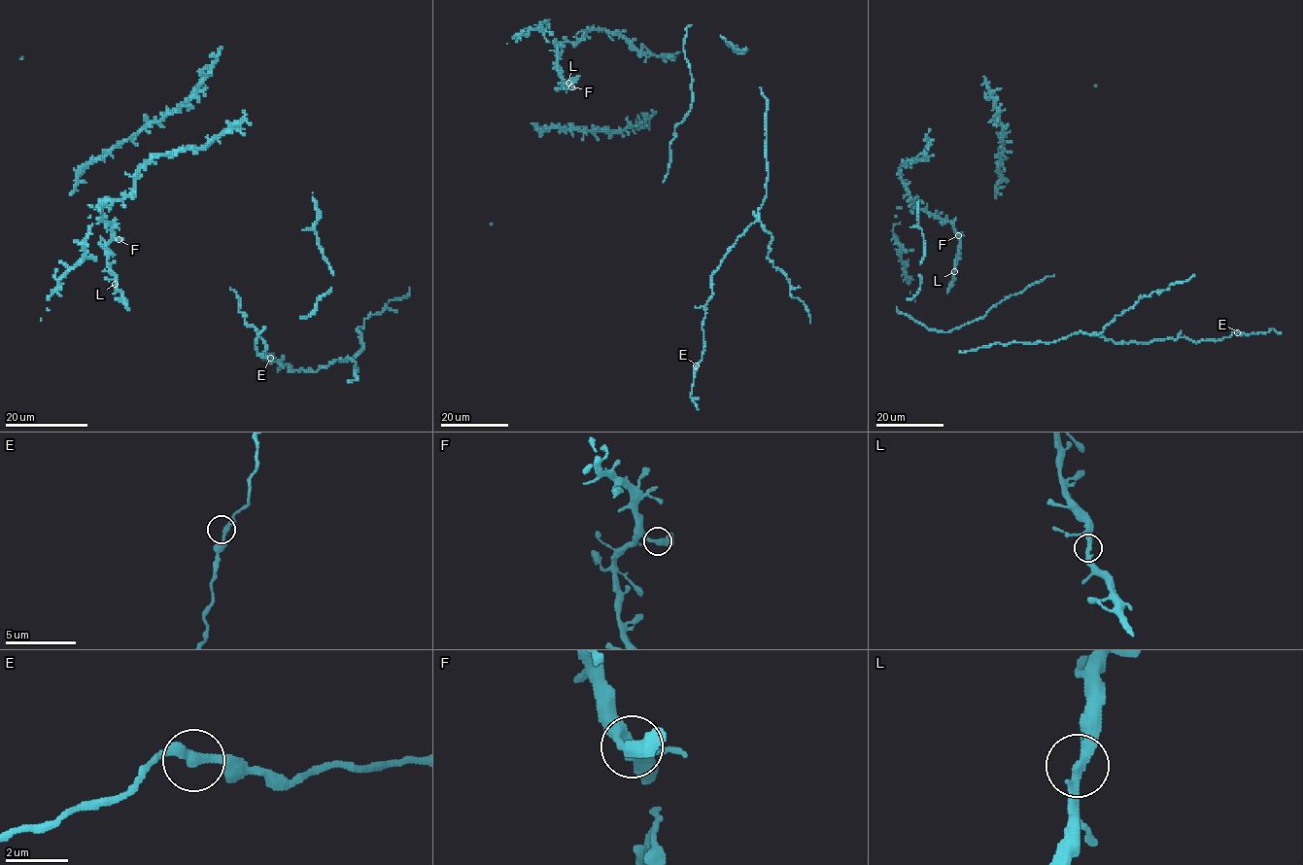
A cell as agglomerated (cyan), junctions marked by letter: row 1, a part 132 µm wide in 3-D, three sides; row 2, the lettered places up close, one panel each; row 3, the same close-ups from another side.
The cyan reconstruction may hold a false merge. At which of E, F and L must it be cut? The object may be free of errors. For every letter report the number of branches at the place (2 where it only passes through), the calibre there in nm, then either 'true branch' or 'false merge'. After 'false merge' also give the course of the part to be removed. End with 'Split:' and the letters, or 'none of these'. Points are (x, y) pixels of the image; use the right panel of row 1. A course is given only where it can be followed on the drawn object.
E: 2 branches meet; 300 nm thick; true branch
F: 2 branches meet; 320 nm thick; true branch
L: 2 branches meet; 320 nm thick; true branch
Split: none of these

